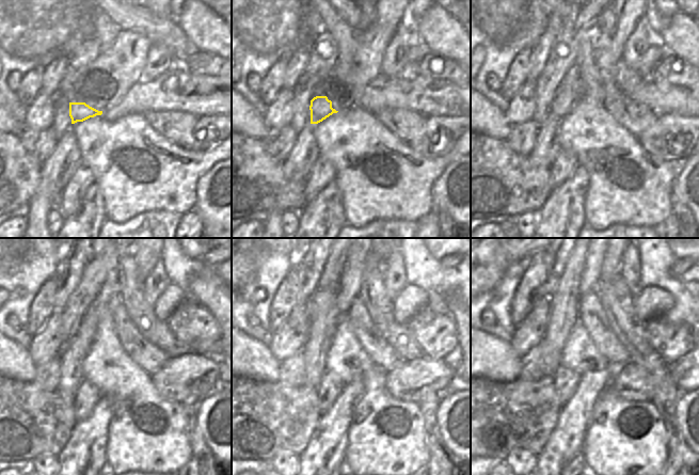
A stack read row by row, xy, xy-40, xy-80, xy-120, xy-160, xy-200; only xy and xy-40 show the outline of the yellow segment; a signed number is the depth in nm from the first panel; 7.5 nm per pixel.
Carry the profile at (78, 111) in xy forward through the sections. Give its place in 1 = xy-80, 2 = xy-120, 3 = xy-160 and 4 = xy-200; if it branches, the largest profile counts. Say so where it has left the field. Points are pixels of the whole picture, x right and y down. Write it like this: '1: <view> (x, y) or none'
1: xy-80 (562, 104)
2: xy-120 (108, 298)
3: xy-160 (349, 289)
4: xy-200 (589, 278)

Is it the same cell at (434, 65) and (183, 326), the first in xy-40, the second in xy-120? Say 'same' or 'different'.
same

